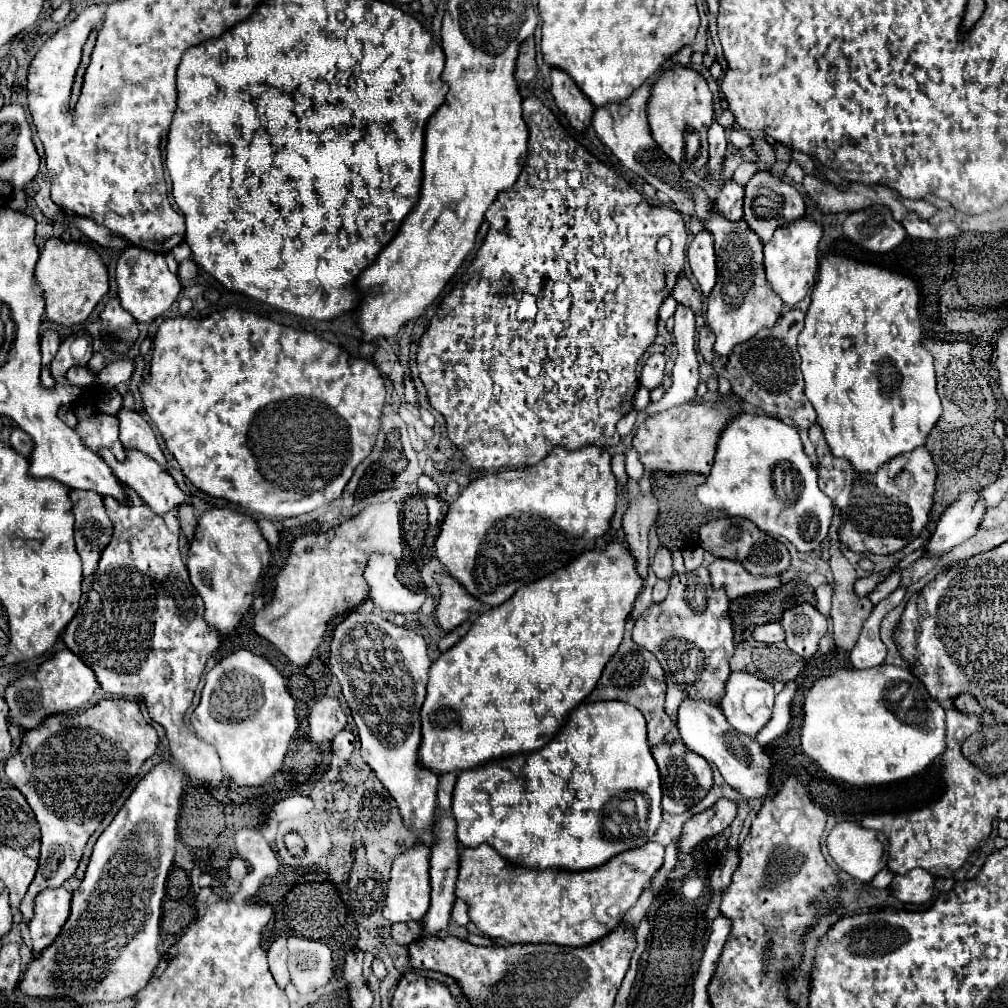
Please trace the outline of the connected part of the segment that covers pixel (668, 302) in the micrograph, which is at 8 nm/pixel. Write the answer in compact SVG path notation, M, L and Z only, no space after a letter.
M670 295L662 303L659 311L659 318L666 321L668 320L675 312L678 303Z

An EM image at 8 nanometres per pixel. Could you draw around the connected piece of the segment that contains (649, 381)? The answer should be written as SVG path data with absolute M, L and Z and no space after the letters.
M654 353L644 369L642 369L642 377L640 377L640 383L646 387L646 389L656 389L660 383L662 383L662 375L664 375L664 355L662 353Z

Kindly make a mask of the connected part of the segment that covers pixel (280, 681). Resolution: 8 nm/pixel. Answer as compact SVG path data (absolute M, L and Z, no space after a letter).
M236 651L206 673L200 705L192 713L192 725L200 739L216 747L224 773L232 781L242 787L258 787L282 767L284 755L296 737L298 719L294 709L296 701L292 699L286 687L286 679L278 673L278 669L260 655L254 655L250 651Z

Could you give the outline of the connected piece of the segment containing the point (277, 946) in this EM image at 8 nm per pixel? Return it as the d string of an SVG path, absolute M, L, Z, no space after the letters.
M280 935L274 939L267 950L267 958L270 961L270 971L274 975L274 981L284 989L290 983L288 977L288 967L286 967L286 957L288 957L287 937Z

